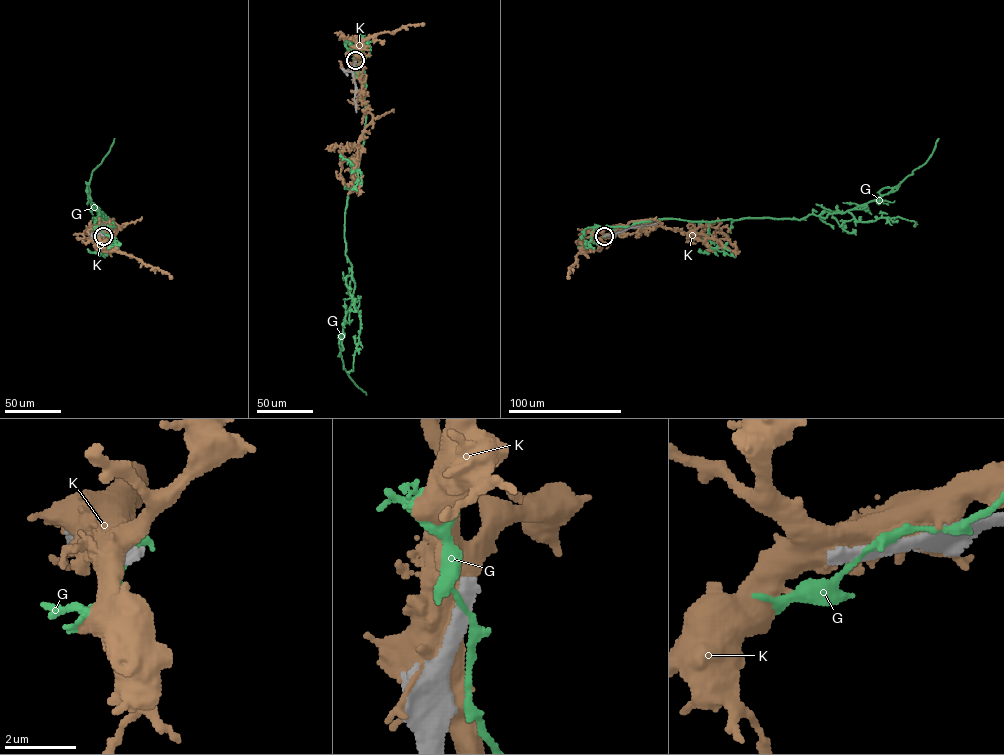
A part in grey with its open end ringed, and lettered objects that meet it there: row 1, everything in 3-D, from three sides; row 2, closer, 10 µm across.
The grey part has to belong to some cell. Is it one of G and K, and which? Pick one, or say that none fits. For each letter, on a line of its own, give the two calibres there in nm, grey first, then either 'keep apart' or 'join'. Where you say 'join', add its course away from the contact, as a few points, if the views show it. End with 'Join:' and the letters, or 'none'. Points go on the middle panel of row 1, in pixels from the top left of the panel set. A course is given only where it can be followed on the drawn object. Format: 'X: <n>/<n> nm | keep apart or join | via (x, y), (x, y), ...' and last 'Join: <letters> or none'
G: 480/170 nm | keep apart
K: 360/700 nm | keep apart
Join: none

